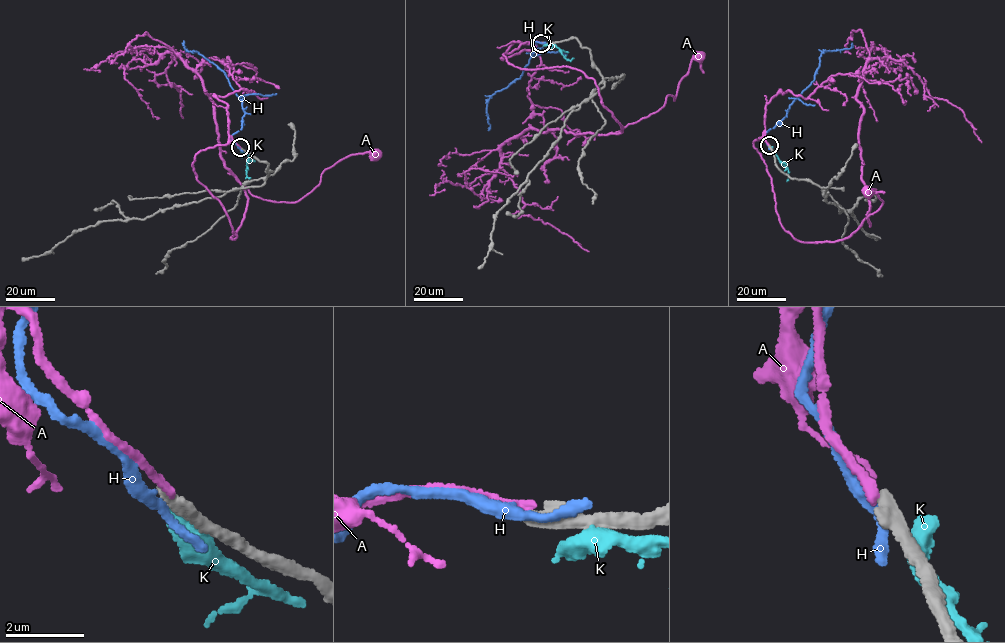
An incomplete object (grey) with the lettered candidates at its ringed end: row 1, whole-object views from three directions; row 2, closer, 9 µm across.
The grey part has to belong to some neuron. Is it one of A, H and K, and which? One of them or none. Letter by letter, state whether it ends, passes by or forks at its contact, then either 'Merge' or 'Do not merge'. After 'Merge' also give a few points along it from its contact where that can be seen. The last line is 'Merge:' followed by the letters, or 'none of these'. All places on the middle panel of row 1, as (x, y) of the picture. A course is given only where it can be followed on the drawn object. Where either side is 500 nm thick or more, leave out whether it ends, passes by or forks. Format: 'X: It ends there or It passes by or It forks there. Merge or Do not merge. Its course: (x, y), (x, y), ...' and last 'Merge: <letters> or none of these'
A: It ends there. Do not merge
H: It passes by. Do not merge
K: It passes by. Do not merge
Merge: none of these

